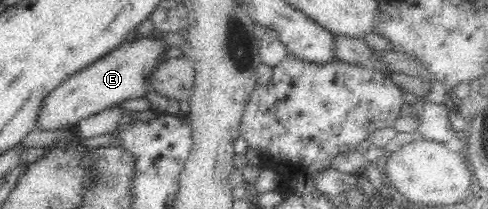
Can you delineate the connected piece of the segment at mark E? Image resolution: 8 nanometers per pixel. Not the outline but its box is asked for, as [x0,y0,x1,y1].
[35,36,168,130]

